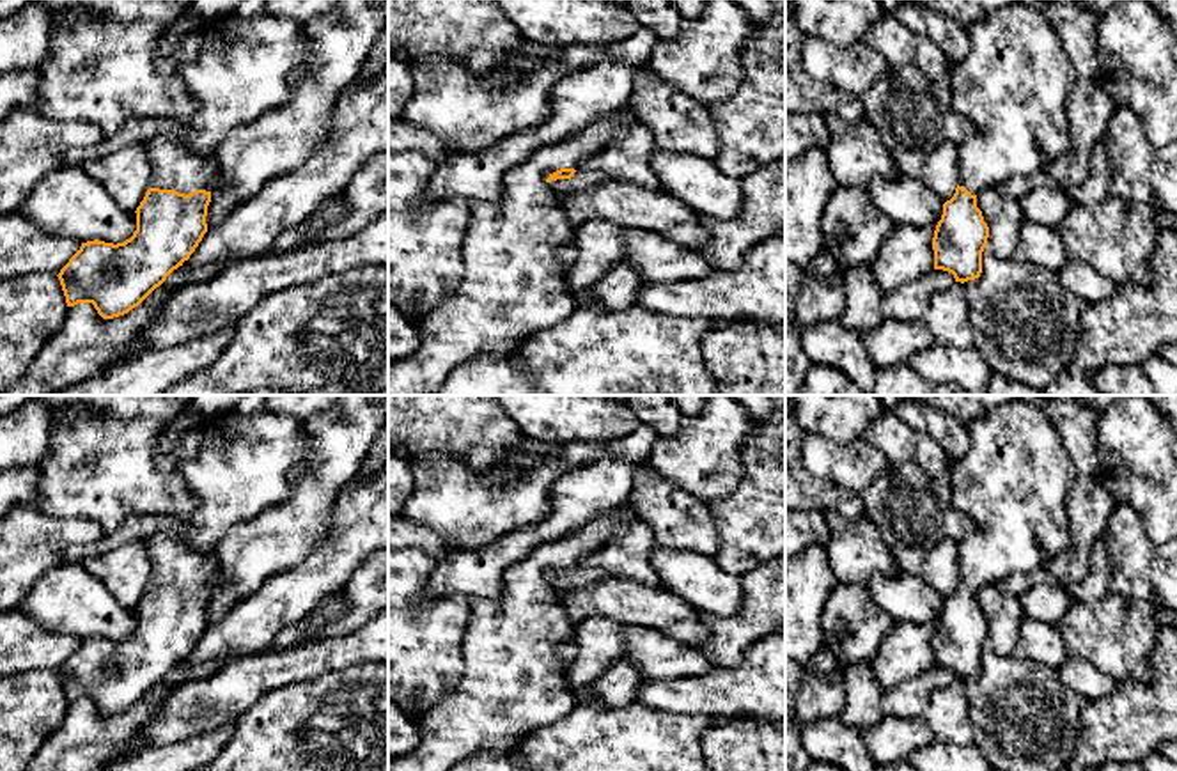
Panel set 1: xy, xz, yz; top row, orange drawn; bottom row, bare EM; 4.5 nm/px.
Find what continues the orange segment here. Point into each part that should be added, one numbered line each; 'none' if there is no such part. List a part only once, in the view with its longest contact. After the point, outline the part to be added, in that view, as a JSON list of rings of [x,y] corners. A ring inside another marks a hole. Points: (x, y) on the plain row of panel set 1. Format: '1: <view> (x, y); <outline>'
1: xy (174, 562); [[[152,533],[142,541],[152,565],[152,585],[191,590],[206,587],[216,572],[214,549],[193,549],[186,541]]]

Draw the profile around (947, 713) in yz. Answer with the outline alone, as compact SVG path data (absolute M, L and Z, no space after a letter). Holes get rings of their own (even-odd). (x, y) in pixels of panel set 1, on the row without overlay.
M955 679L947 688L932 691L927 700L924 720L934 739L952 744L973 744L975 728L970 714L964 681Z

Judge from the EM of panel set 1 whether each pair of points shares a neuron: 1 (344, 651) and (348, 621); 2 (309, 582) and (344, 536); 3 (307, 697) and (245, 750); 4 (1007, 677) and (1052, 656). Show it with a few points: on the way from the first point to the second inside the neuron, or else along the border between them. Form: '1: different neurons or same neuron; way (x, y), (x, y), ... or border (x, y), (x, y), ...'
1: different neurons; border (369, 619), (341, 635), (314, 640)
2: same neuron; way (319, 571), (344, 546)
3: same neuron; way (291, 713), (261, 743)
4: different neurons; border (1013, 654), (1041, 661), (1055, 670)

